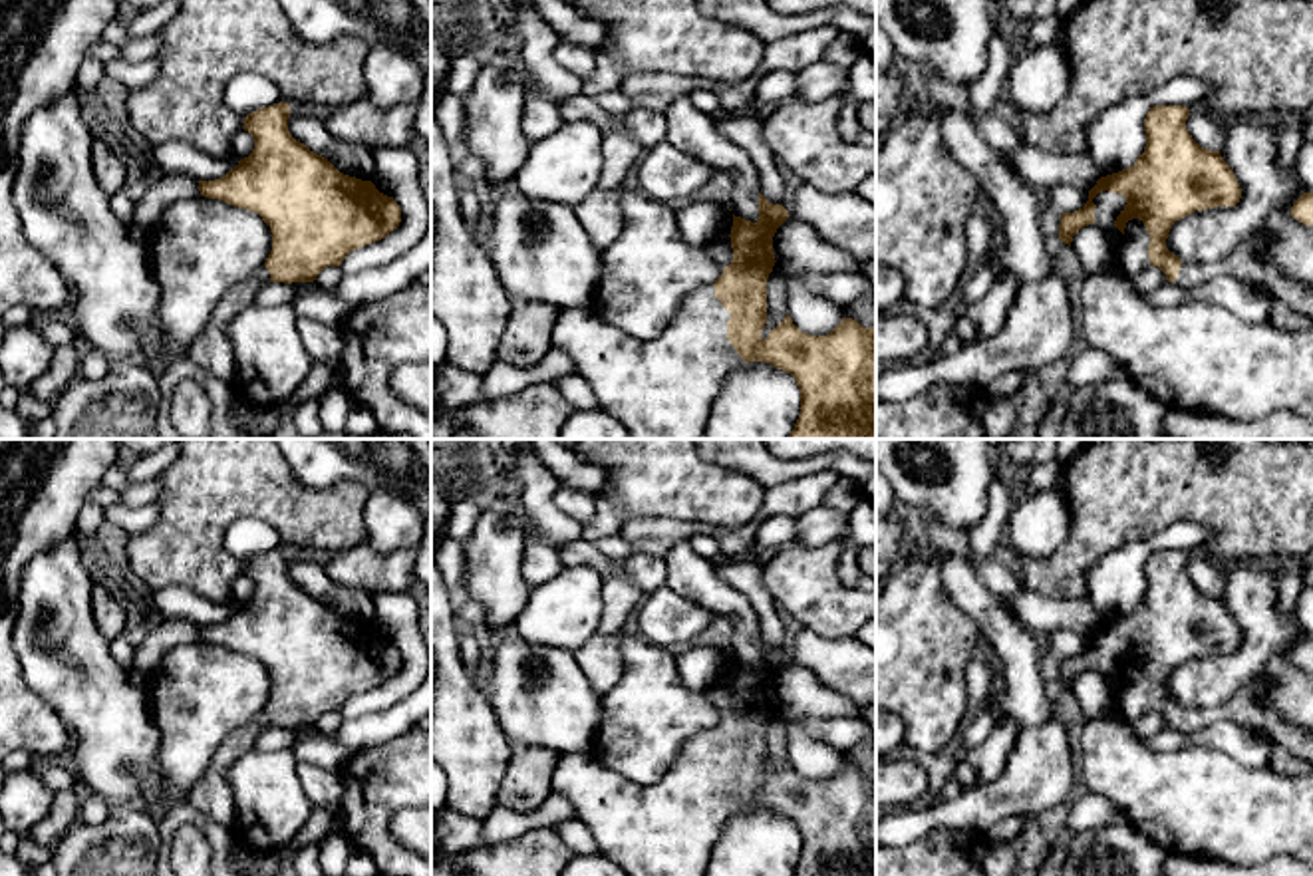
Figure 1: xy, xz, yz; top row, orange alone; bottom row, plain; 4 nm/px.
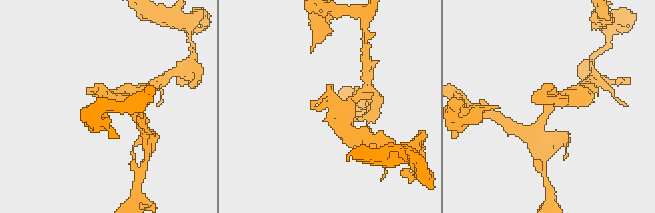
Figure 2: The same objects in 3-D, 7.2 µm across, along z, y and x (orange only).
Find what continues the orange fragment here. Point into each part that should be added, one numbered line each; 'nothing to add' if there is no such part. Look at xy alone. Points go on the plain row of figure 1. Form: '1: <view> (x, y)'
1: xy (211, 795)

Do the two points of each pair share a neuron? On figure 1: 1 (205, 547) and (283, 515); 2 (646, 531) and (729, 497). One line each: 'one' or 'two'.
1: one
2: two

